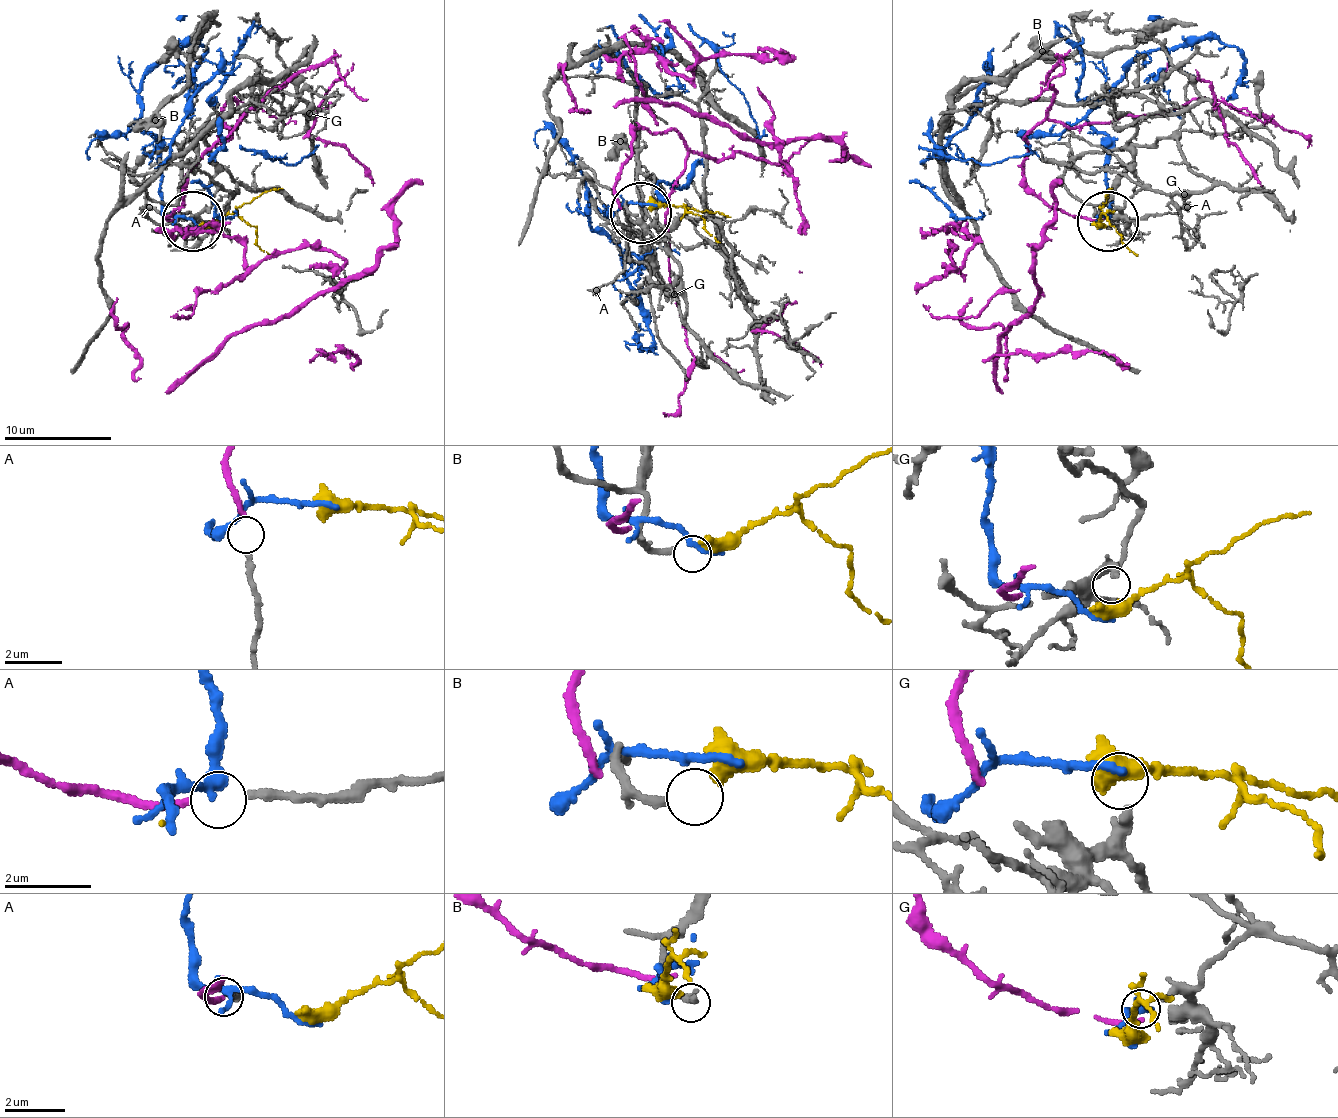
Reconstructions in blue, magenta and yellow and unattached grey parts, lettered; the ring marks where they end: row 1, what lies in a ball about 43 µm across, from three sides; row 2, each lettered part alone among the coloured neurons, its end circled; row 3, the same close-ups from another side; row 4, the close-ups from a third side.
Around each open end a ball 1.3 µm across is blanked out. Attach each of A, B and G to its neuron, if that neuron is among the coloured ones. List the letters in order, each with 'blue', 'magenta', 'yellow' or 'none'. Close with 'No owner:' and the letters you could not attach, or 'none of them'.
A: magenta
B: yellow
G: none
No owner: G

